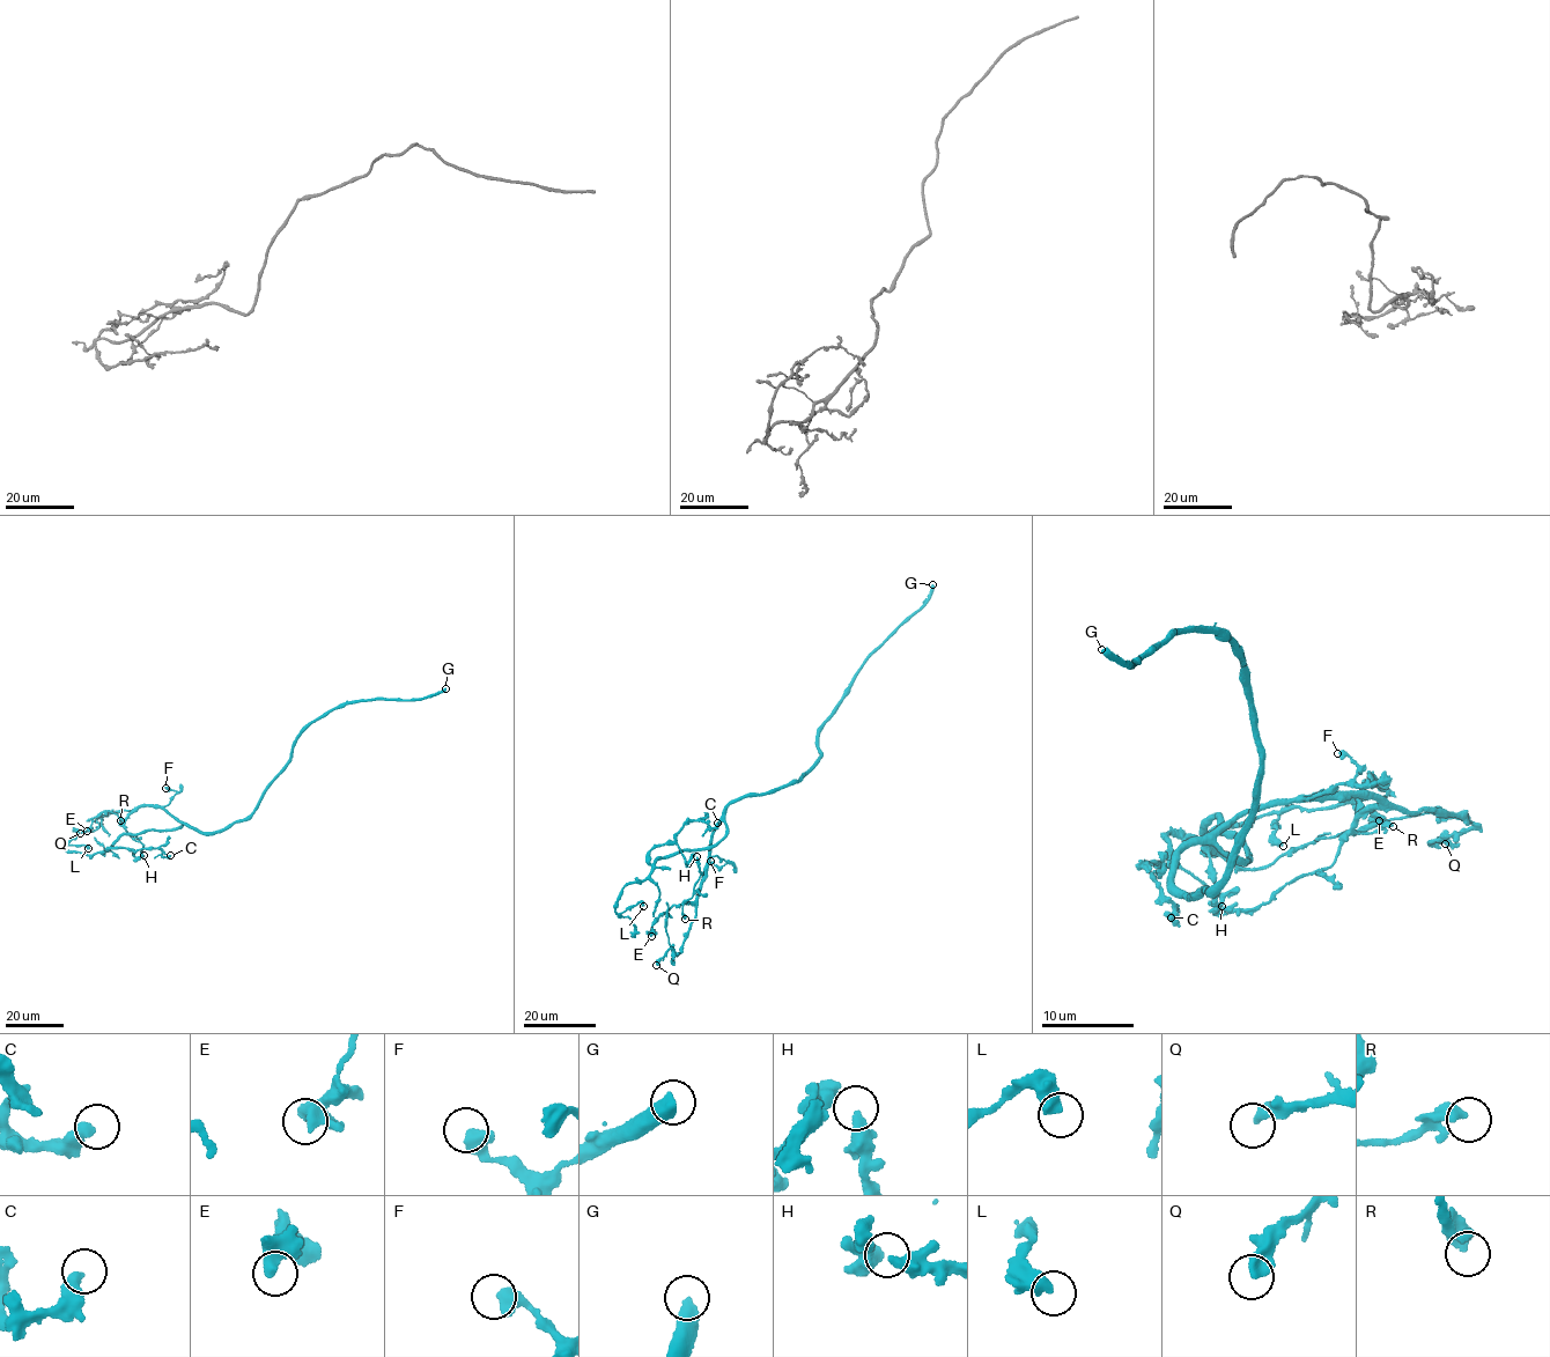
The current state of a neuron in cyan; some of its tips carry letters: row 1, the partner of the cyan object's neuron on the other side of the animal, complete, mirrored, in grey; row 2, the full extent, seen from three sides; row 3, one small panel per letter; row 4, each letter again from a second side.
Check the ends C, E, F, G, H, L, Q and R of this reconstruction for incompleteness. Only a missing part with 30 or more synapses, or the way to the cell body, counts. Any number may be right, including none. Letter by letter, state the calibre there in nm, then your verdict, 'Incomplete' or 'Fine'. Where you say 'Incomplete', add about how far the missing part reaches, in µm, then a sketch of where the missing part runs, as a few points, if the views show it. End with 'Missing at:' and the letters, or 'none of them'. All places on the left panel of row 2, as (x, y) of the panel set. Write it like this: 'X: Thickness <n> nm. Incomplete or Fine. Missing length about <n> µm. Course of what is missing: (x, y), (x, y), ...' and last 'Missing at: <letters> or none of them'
C: Thickness 360 nm. Fine
E: Thickness 360 nm. Fine
F: Thickness 500 nm. Fine
G: Thickness 480 nm. Fine
H: Thickness 280 nm. Fine
L: Thickness 500 nm. Fine
Q: Thickness 440 nm. Fine
R: Thickness 440 nm. Fine
Missing at: none of them

